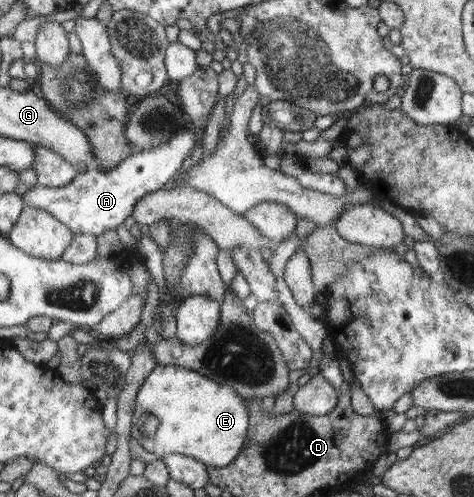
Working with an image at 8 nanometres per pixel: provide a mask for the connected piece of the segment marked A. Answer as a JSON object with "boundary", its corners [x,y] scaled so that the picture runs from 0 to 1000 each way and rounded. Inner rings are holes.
{"boundary":[[[390,254],[363,272],[346,290],[329,292],[312,302],[297,302],[287,310],[259,318],[241,338],[228,342],[211,342],[203,326],[196,326],[181,344],[162,352],[135,374],[129,376],[95,376],[76,372],[55,384],[46,394],[51,404],[65,410],[70,416],[91,419],[101,431],[108,431],[116,441],[135,449],[154,471],[196,473],[200,477],[217,473],[222,465],[245,461],[255,453],[272,433],[278,433],[283,412],[310,388],[331,384],[357,364],[371,356],[373,344],[386,332],[386,324],[416,296],[414,270],[403,254]]]}

